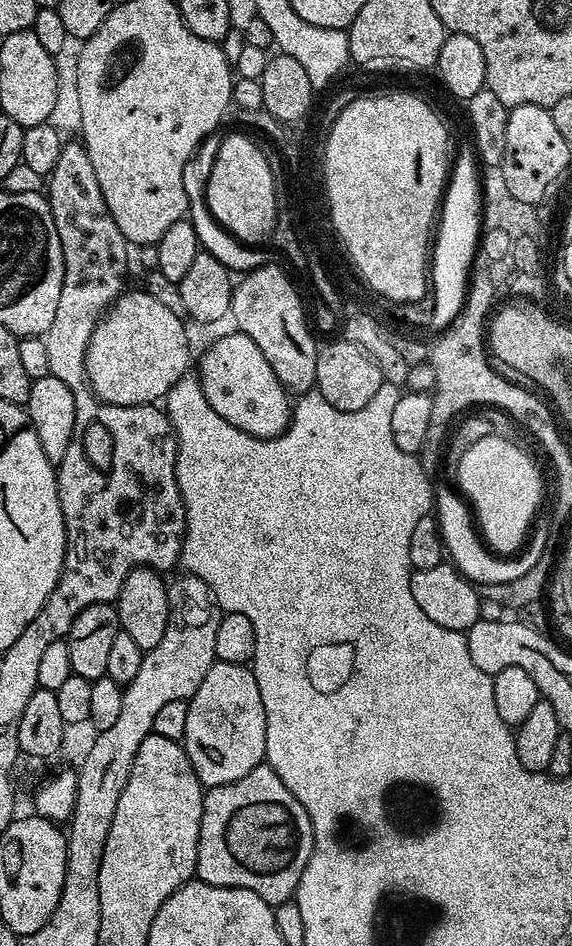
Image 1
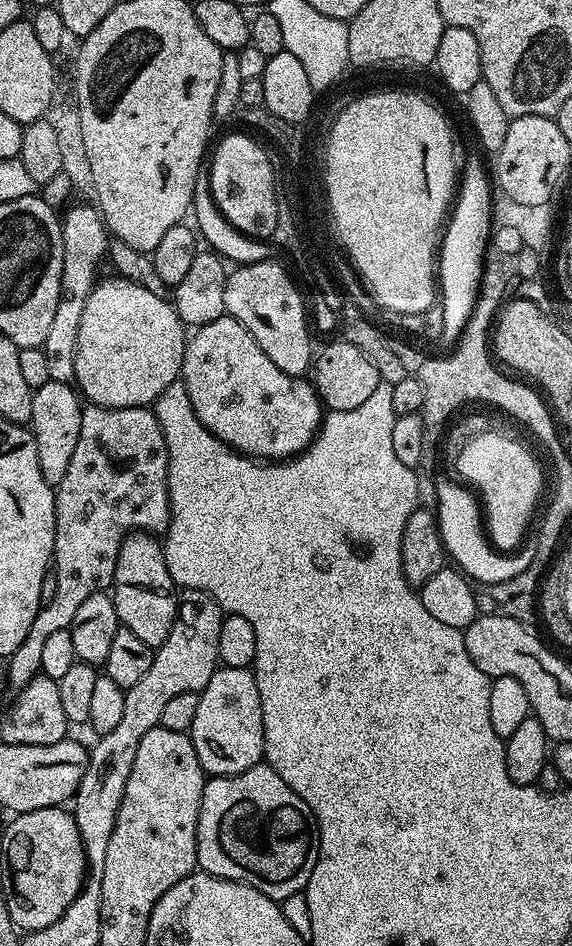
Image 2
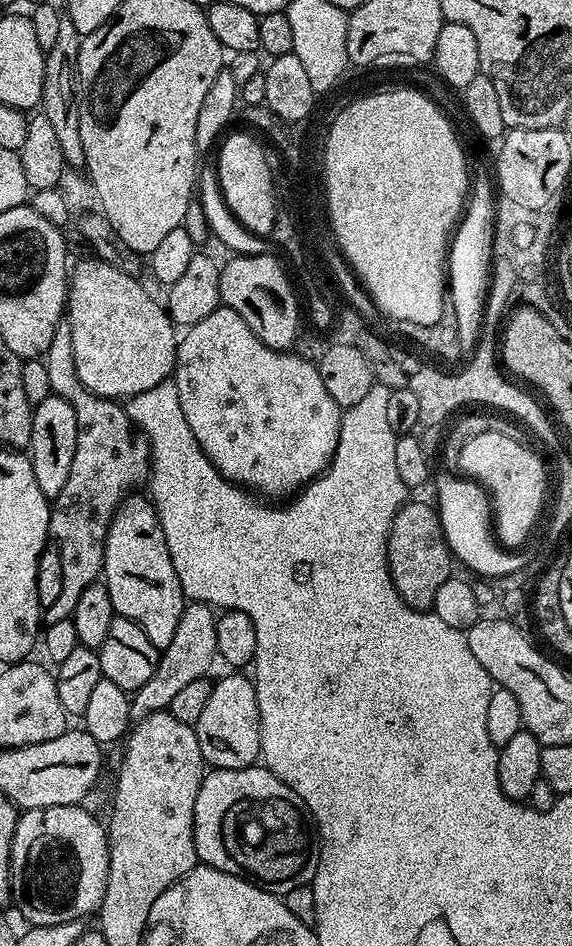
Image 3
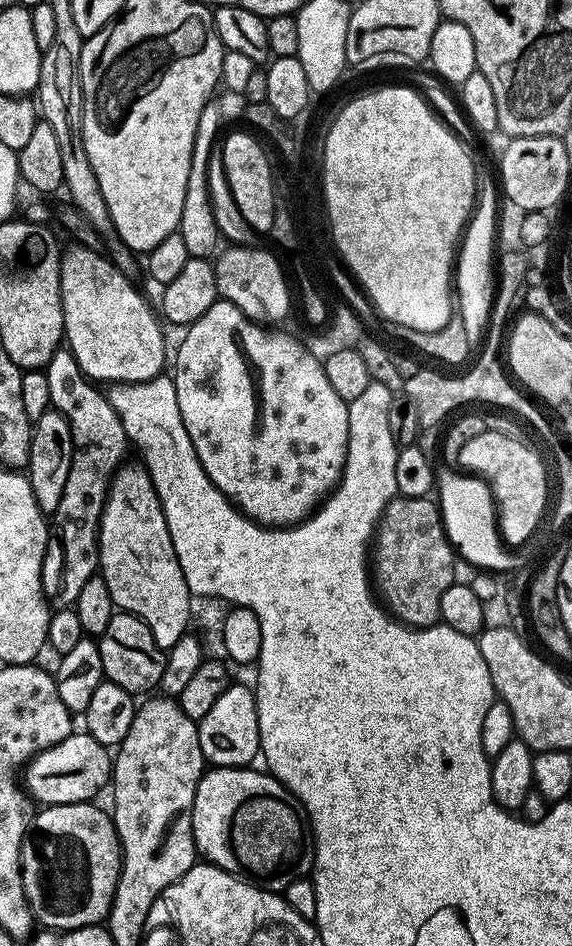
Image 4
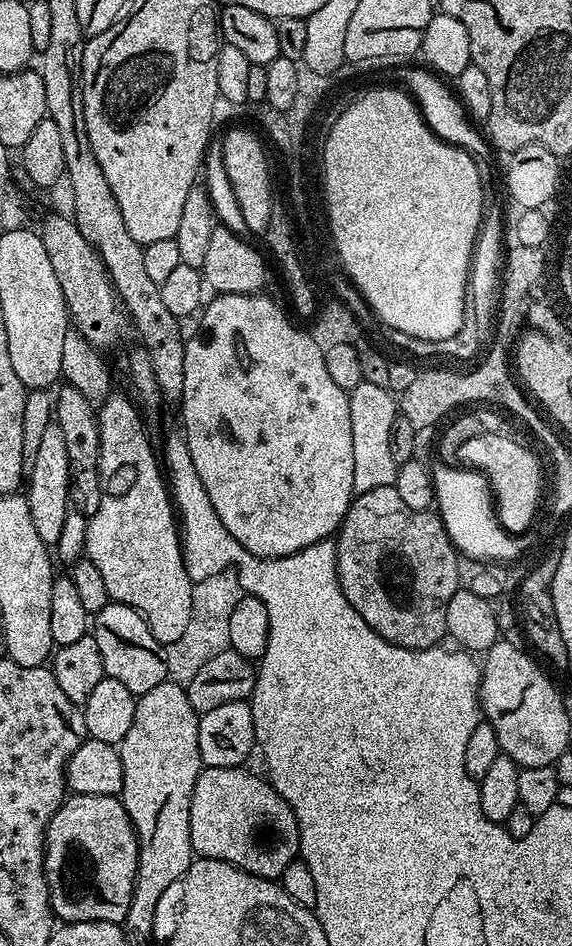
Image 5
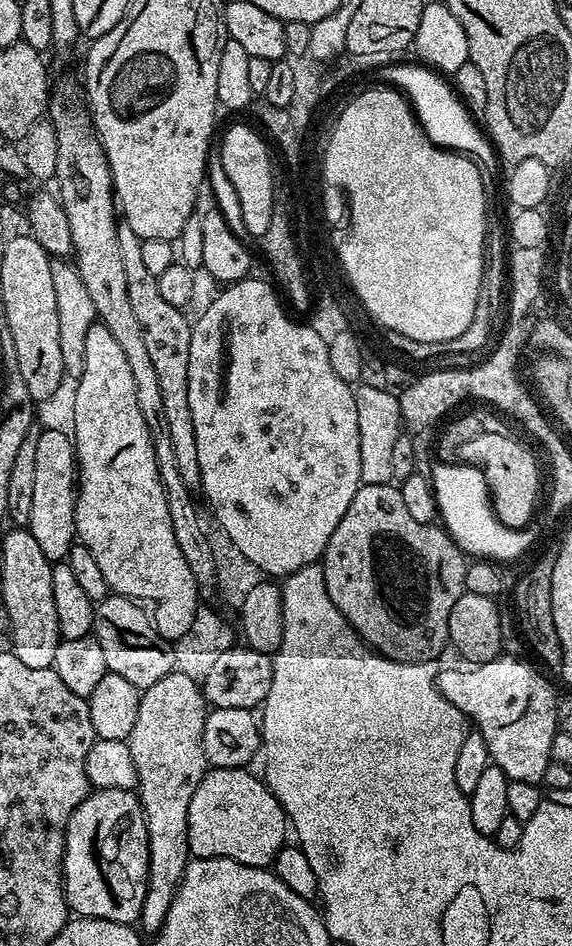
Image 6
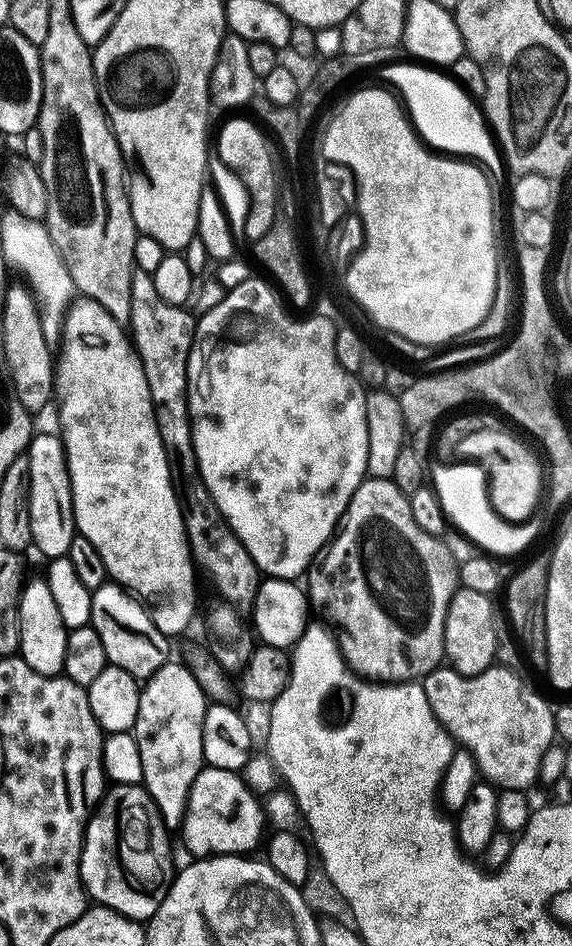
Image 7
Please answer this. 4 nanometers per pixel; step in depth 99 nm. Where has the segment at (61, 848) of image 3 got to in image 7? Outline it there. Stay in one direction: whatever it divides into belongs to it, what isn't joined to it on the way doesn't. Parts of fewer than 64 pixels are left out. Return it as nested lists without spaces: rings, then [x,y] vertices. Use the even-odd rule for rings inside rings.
[[[143,783],[112,784],[89,815],[84,826],[84,845],[80,854],[80,881],[84,883],[84,891],[89,897],[97,905],[141,922],[151,920],[154,910],[158,910],[162,898],[168,893],[174,875],[172,848],[164,836],[156,836],[152,840],[152,820],[148,812],[155,813],[156,804],[144,789]]]

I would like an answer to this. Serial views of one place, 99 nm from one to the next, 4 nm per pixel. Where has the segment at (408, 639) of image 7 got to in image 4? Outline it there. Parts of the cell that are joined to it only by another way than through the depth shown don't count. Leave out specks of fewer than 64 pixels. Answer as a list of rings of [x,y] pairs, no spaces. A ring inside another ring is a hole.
[[[394,498],[385,505],[375,525],[374,539],[370,544],[370,580],[374,585],[374,592],[379,603],[400,624],[413,630],[421,630],[432,627],[440,620],[442,594],[446,594],[446,590],[457,579],[456,572],[452,569],[456,560],[458,561],[457,553],[452,547],[452,541],[448,539],[448,531],[444,528],[444,518],[435,499]]]

